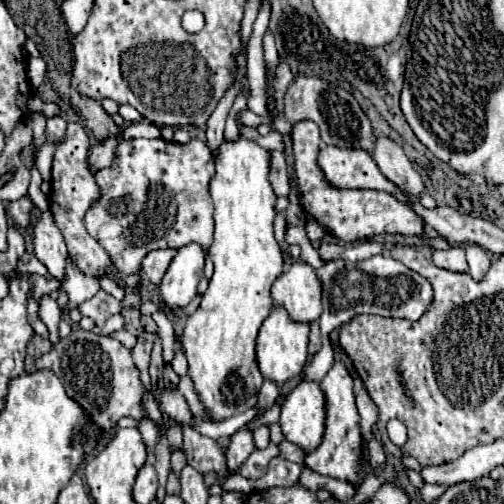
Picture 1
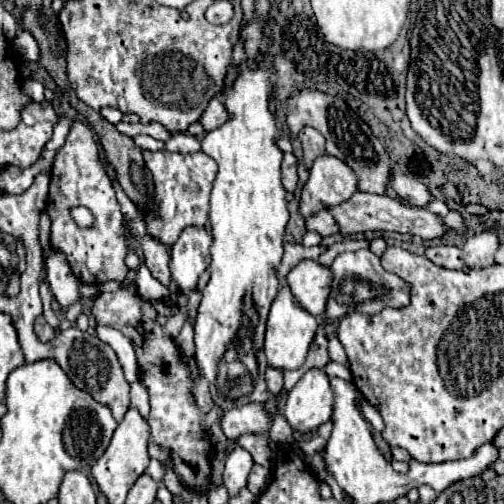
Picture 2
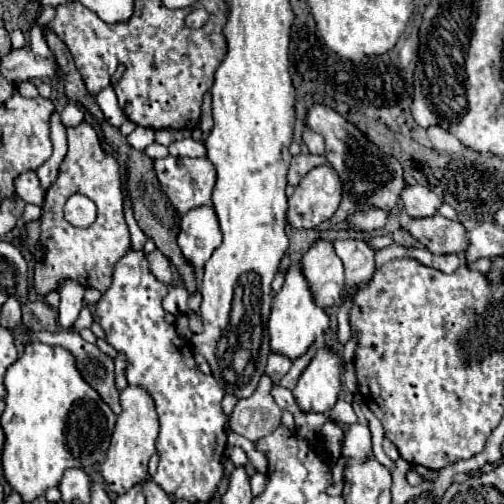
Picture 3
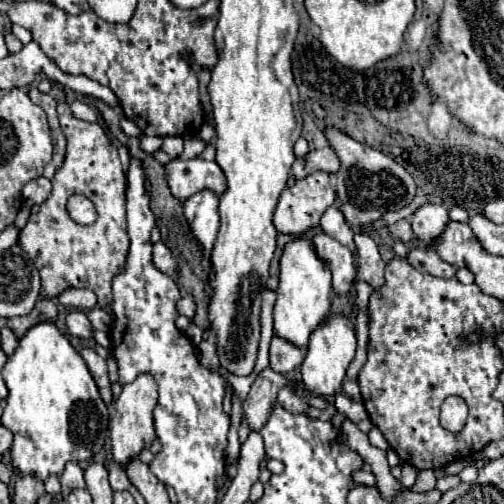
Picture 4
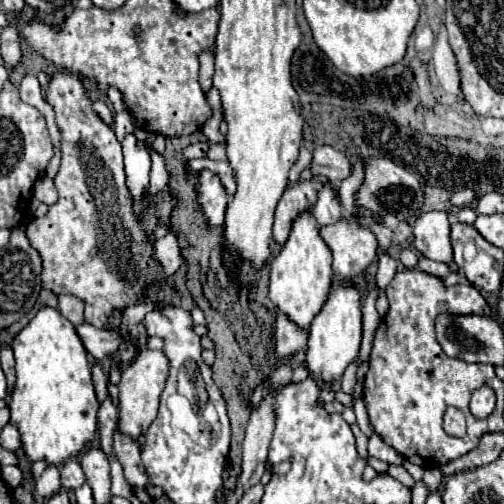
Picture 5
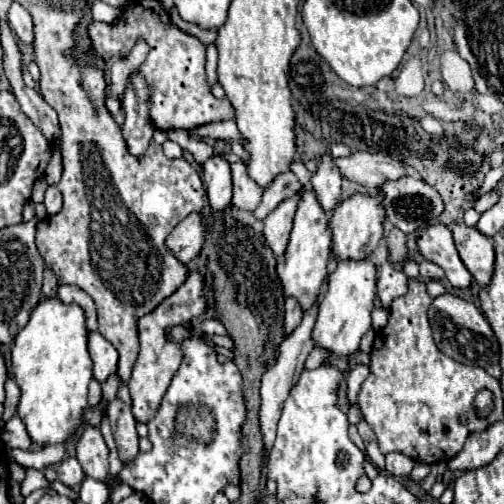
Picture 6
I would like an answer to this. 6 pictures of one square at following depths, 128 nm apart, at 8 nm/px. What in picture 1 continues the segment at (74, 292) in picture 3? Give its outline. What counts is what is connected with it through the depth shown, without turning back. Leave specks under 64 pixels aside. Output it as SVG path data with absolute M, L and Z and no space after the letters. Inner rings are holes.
M48 212L40 214L32 226L32 234L34 234L34 254L36 258L48 268L48 272L56 278L56 280L64 280L66 274L66 256L68 256L68 248L66 242L60 234L60 230L54 224L54 218Z

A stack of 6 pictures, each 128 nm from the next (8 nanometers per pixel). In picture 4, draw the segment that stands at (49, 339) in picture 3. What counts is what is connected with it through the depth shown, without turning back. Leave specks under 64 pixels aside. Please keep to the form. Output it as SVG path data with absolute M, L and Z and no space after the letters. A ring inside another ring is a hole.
M84 348L82 350L82 358L86 360L88 364L88 370L92 374L92 378L96 380L96 386L100 390L100 396L106 404L110 404L110 398L112 398L112 392L110 392L110 382L108 382L108 366L106 366L106 360L100 358L92 348Z

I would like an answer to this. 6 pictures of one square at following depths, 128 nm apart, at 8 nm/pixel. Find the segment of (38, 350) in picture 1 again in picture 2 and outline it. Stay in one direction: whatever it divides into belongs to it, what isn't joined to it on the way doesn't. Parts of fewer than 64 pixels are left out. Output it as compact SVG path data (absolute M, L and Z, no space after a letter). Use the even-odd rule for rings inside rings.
M38 316L38 318L36 318L34 330L36 330L36 334L38 334L38 338L40 338L42 342L48 342L48 340L54 338L54 328L46 322L44 316Z

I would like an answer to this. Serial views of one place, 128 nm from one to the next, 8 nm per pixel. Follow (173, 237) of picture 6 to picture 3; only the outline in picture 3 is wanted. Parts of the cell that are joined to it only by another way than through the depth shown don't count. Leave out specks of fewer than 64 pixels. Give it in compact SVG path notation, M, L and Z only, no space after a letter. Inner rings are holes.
M156 249L152 254L148 254L148 262L150 262L150 270L152 274L162 280L162 282L172 282L172 266L170 266L170 260L166 258L160 250Z

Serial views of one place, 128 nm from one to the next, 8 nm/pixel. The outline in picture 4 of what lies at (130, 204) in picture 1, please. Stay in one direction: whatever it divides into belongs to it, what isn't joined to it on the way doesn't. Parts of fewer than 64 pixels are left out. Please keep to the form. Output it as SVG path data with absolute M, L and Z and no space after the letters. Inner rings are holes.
M202 158L192 160L172 160L166 164L168 168L168 186L172 194L180 200L186 200L192 192L200 188L210 188L218 196L226 192L224 172L216 162L208 162ZM72 196L72 200L68 200L68 214L78 224L92 224L94 204L86 196Z

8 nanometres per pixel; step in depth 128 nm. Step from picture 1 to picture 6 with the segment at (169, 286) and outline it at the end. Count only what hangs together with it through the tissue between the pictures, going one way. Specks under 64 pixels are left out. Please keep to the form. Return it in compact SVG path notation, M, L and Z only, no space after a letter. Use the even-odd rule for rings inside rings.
M214 154L202 164L202 184L208 194L208 202L216 210L224 210L232 200L232 174L230 162L222 154Z

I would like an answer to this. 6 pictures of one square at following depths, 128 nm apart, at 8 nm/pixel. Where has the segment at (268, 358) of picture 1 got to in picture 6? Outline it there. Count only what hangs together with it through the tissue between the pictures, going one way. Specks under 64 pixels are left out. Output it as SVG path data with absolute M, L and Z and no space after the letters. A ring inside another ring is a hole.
M304 188L300 192L298 210L294 216L294 228L290 234L290 242L282 260L282 270L276 270L284 288L286 296L296 296L302 304L302 310L308 310L322 288L322 282L328 276L328 258L332 250L332 230L330 230L330 218L326 216L324 208L318 202L318 196L312 188Z

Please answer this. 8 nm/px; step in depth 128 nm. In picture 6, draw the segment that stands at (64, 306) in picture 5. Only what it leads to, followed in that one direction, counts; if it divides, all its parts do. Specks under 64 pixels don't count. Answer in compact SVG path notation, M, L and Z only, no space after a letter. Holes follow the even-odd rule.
M60 286L58 288L58 298L64 300L66 304L80 304L86 312L86 326L90 332L98 330L98 316L96 316L96 306L94 300L78 286Z

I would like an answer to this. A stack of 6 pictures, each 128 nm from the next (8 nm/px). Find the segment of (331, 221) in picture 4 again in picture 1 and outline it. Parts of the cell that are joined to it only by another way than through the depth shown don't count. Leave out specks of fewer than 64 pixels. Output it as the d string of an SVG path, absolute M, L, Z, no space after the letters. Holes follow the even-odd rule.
M382 254L362 262L346 262L346 260L326 262L318 270L318 276L322 280L322 306L324 306L318 324L324 342L328 340L328 334L334 328L340 328L344 322L350 322L358 314L378 314L378 316L398 316L418 320L426 312L432 300L432 288L428 280L424 280L410 268L404 268L404 264L400 264L398 260L392 260L390 256Z

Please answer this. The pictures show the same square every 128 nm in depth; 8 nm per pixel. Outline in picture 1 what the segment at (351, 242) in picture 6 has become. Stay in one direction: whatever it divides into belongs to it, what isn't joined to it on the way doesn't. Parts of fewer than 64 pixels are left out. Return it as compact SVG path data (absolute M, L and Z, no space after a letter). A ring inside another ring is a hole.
M294 260L272 286L274 304L288 310L296 322L314 322L322 314L322 284L316 270Z

